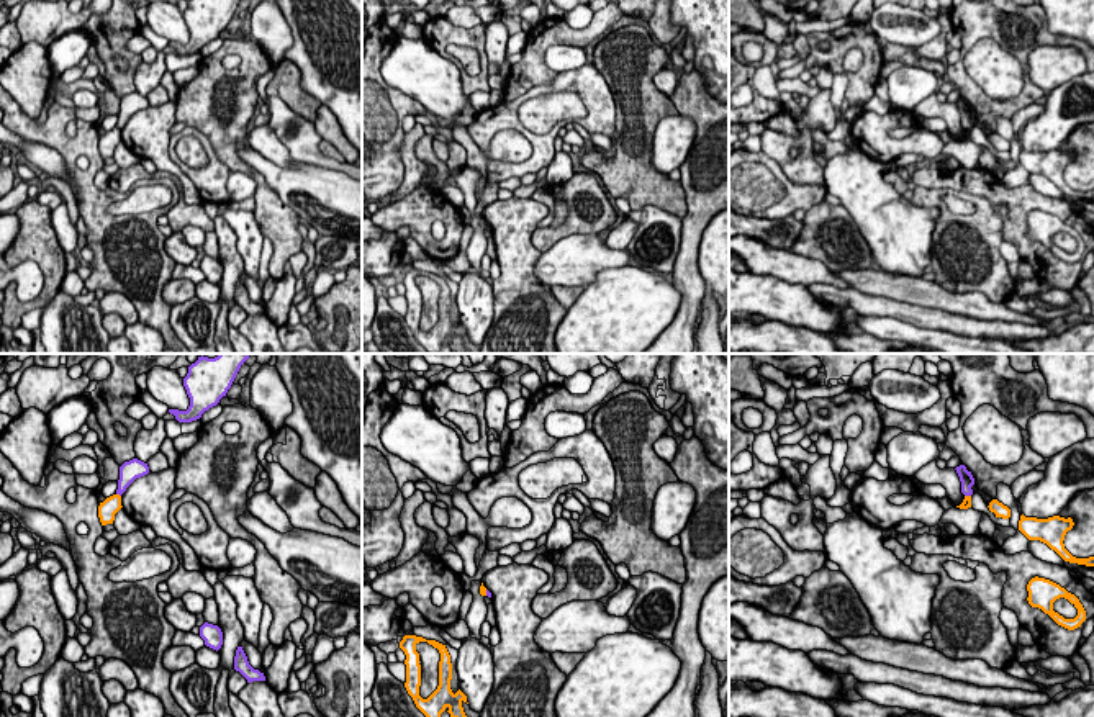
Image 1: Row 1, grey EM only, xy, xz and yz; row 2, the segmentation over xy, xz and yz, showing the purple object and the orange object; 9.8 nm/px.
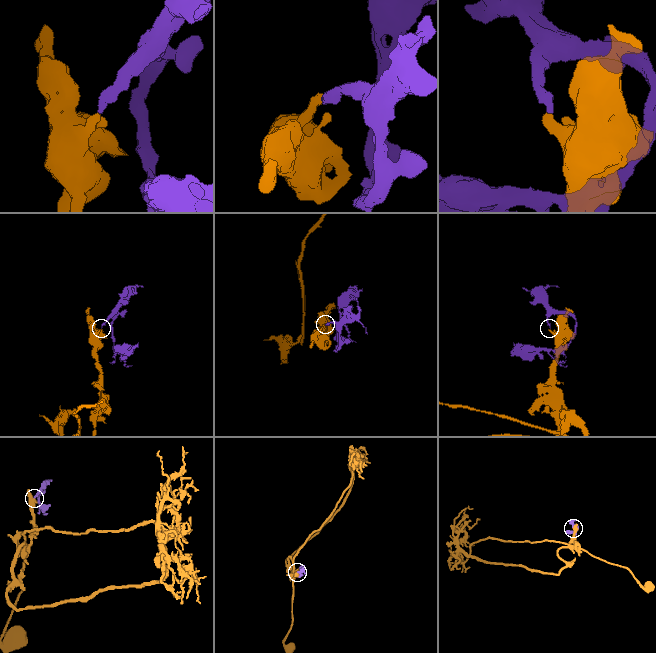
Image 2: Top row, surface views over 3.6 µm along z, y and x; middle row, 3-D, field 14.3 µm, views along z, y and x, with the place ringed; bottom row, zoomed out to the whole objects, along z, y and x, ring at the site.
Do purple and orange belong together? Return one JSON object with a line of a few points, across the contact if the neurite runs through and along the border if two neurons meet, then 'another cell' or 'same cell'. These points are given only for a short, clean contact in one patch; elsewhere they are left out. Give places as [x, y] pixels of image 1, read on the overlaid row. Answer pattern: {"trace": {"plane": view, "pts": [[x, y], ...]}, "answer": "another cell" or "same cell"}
{"trace": {"plane": "xy", "pts": [[117, 493], [120, 496]]}, "answer": "another cell"}

